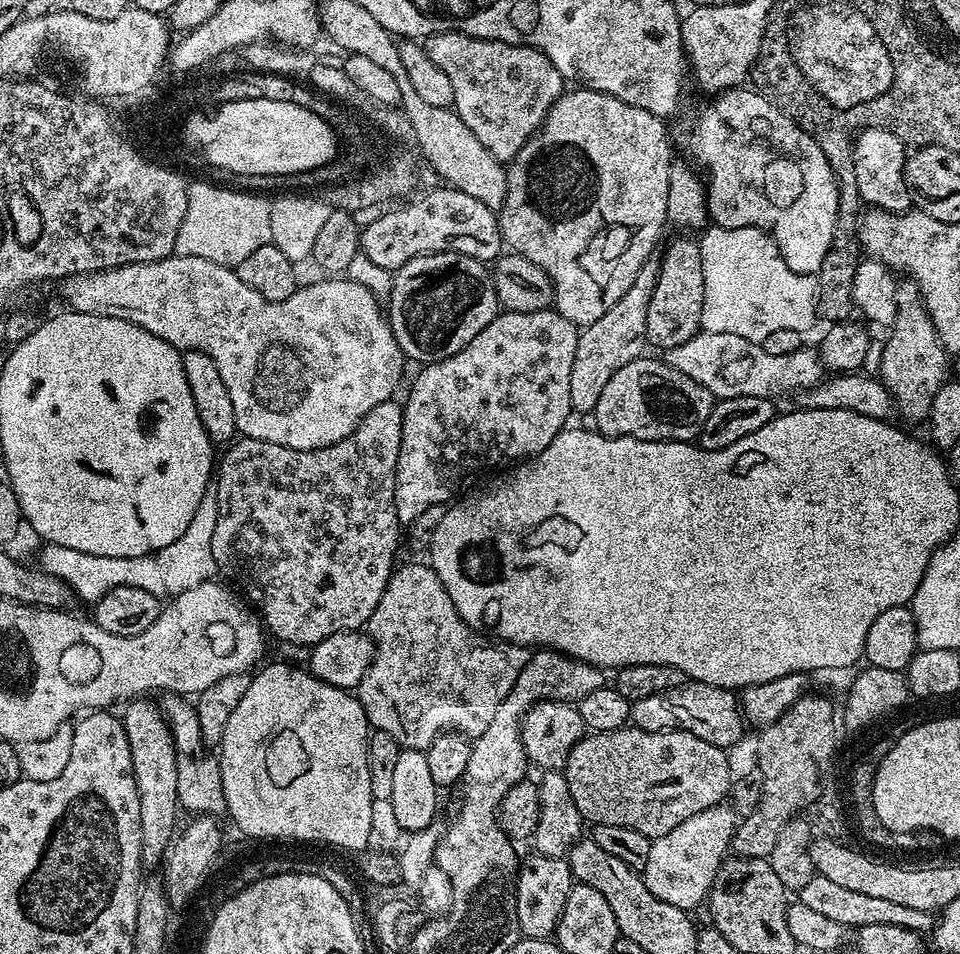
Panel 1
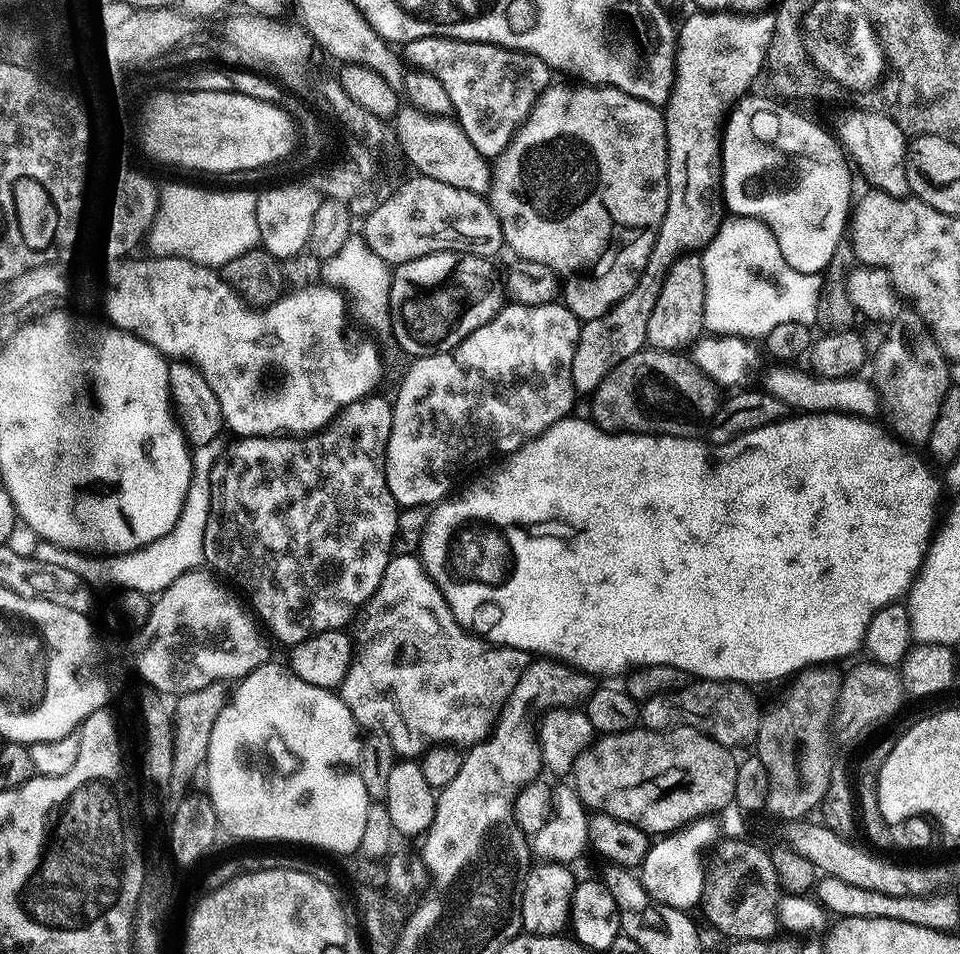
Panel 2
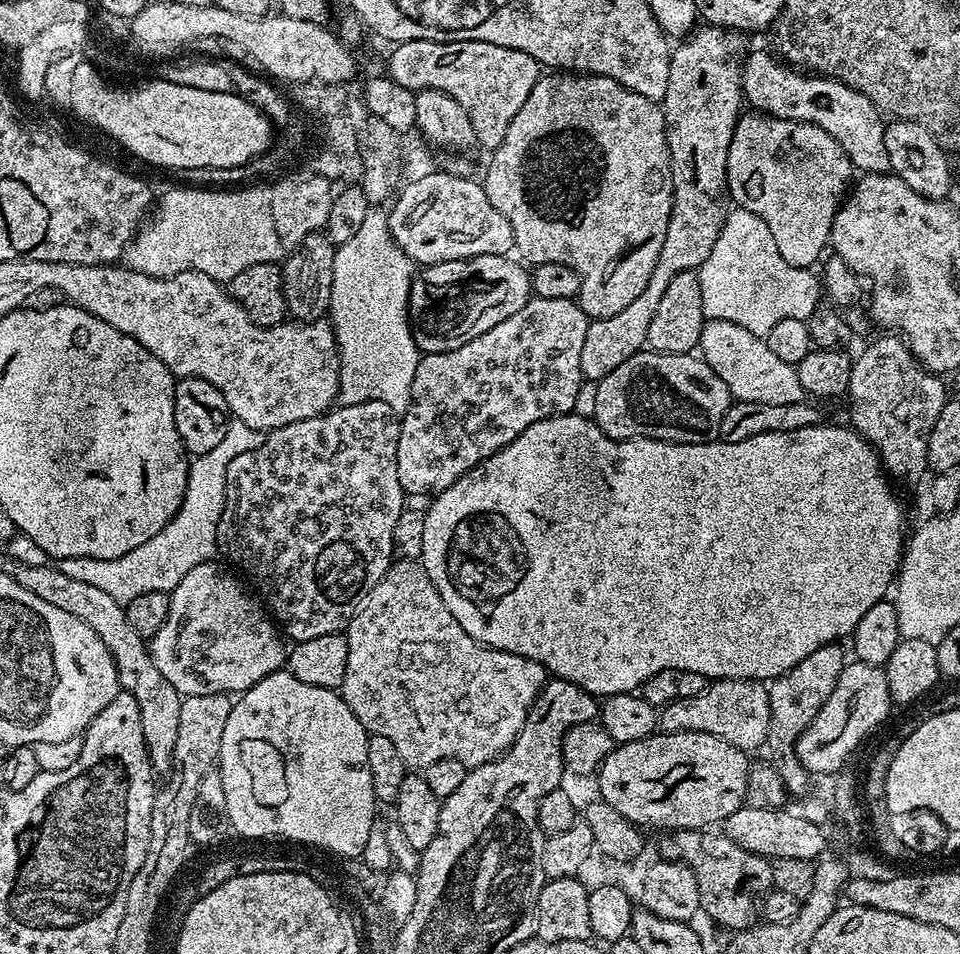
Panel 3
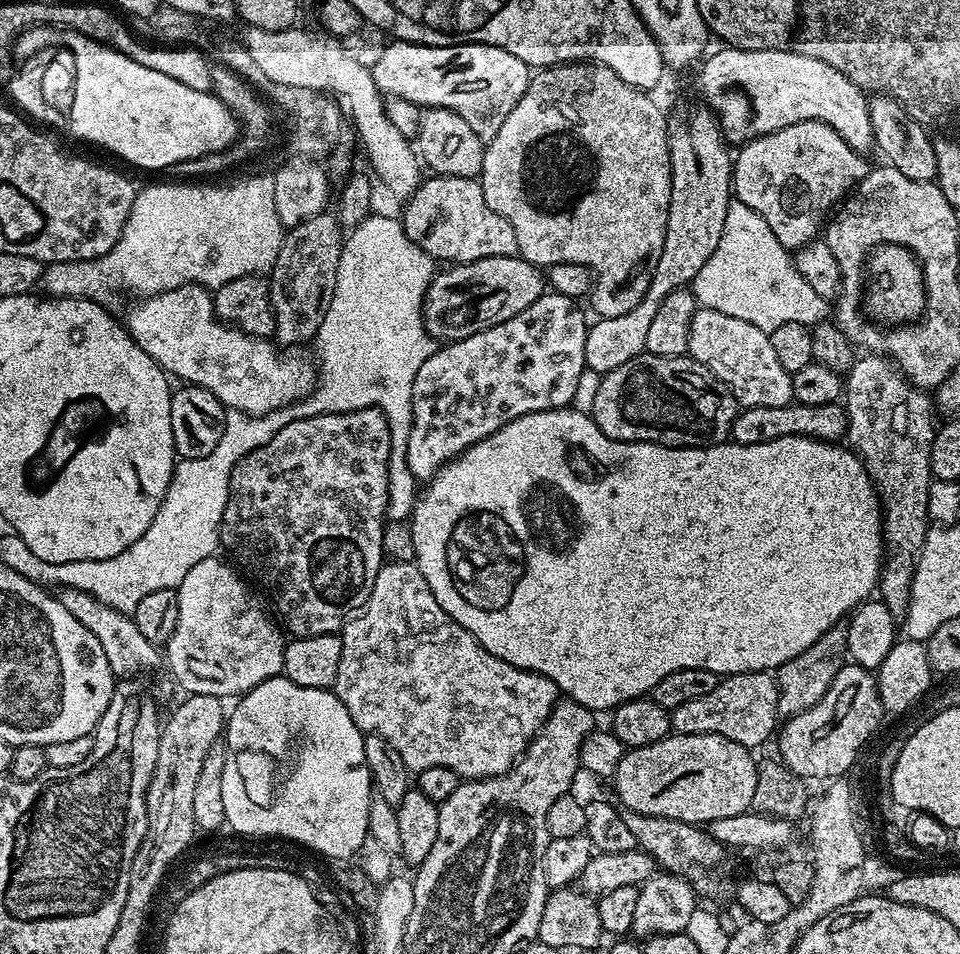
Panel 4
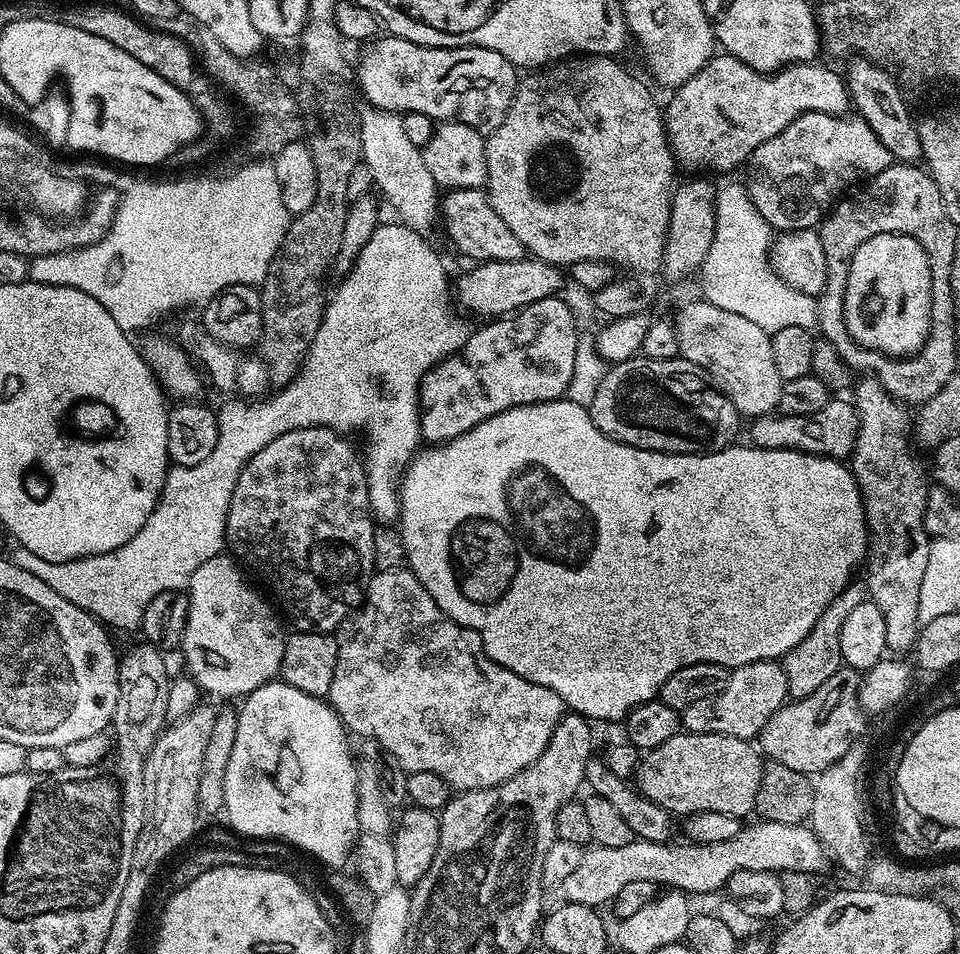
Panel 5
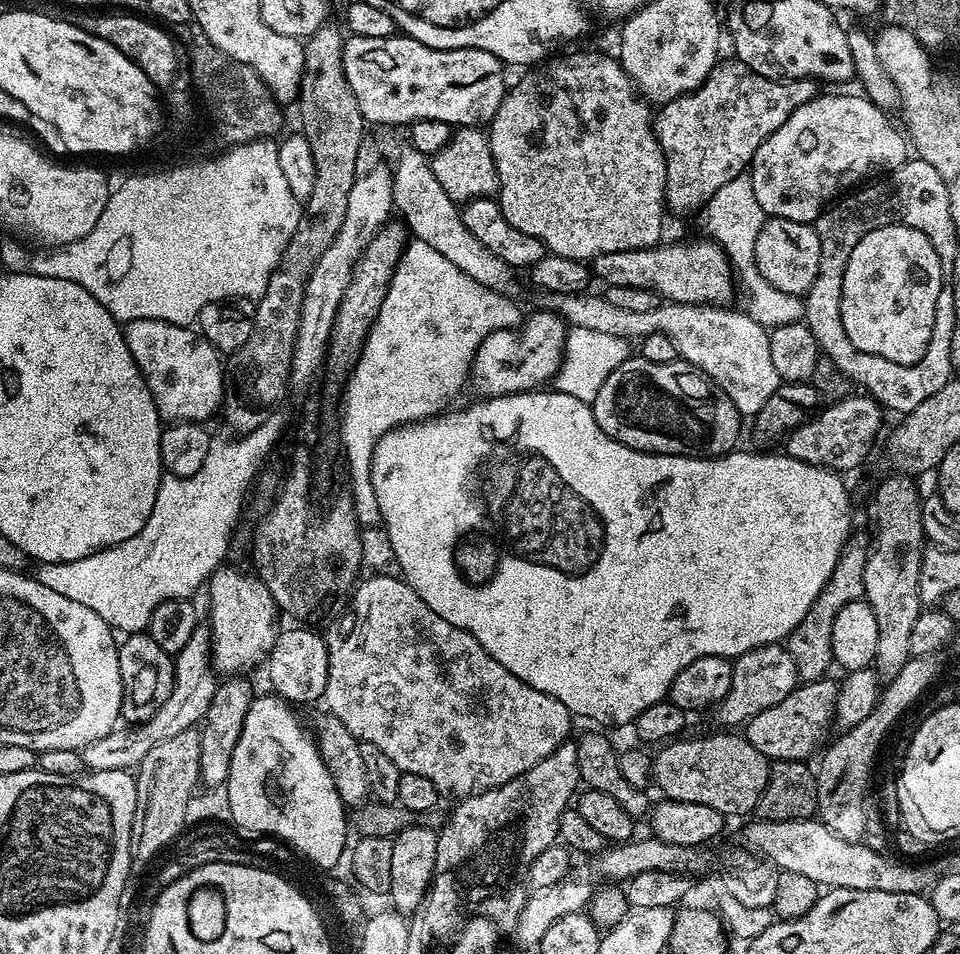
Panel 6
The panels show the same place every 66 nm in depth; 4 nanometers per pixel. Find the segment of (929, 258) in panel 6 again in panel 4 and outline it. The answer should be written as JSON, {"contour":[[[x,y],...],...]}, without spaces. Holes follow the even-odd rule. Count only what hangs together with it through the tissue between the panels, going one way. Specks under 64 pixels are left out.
{"contour":[[[884,244],[873,249],[869,255],[868,272],[870,279],[864,296],[864,307],[872,317],[886,322],[884,324],[903,324],[913,323],[923,315],[927,308],[924,272],[919,260],[908,248]]]}

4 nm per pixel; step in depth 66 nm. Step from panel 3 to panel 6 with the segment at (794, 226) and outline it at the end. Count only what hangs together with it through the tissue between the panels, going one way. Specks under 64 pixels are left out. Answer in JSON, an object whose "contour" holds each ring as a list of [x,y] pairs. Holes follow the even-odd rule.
{"contour":[[[818,94],[810,102],[798,106],[794,114],[790,114],[790,118],[786,118],[786,122],[782,122],[782,126],[778,126],[778,130],[774,130],[774,134],[770,134],[770,138],[766,138],[762,146],[758,146],[750,165],[754,198],[758,200],[758,206],[762,206],[765,217],[812,224],[829,207],[830,202],[837,199],[836,191],[839,188],[851,189],[885,170],[902,166],[910,156],[910,145],[905,133],[898,128],[897,130],[890,128],[881,116],[883,116],[881,109],[872,105],[871,101],[860,94],[857,96]]]}

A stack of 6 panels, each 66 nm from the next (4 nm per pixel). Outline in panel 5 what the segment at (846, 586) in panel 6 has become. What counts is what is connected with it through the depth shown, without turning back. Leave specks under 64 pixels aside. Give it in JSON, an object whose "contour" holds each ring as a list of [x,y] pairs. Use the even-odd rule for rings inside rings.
{"contour":[[[849,583],[848,587],[843,588],[834,598],[834,602],[830,602],[830,606],[826,606],[826,610],[822,610],[822,618],[818,618],[818,622],[814,622],[814,630],[810,630],[810,634],[806,634],[806,638],[802,638],[802,642],[798,642],[798,646],[794,646],[794,650],[790,650],[783,656],[786,686],[788,695],[793,701],[802,700],[807,695],[814,694],[818,690],[818,686],[822,686],[828,678],[833,677],[844,664],[842,622],[846,622],[846,617],[854,611],[854,606],[858,606],[866,598],[865,585],[856,583]]]}

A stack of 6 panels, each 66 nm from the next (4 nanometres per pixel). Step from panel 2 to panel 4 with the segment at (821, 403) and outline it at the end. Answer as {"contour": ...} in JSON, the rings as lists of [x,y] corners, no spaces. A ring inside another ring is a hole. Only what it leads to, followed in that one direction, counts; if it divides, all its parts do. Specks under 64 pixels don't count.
{"contour":[[[697,307],[690,322],[687,355],[726,385],[741,409],[754,406],[786,406],[793,403],[793,373],[787,372],[770,346],[770,335],[742,318],[730,318],[722,310]]]}

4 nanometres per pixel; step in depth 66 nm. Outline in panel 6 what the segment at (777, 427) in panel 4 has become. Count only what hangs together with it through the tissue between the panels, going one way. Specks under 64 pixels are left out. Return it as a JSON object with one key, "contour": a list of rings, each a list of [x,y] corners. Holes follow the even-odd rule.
{"contour":[[[849,394],[842,400],[829,403],[821,410],[820,416],[805,419],[804,423],[793,428],[786,437],[787,455],[798,458],[819,468],[831,468],[833,472],[848,474],[863,462],[876,435],[880,432],[882,409],[867,394]]]}

